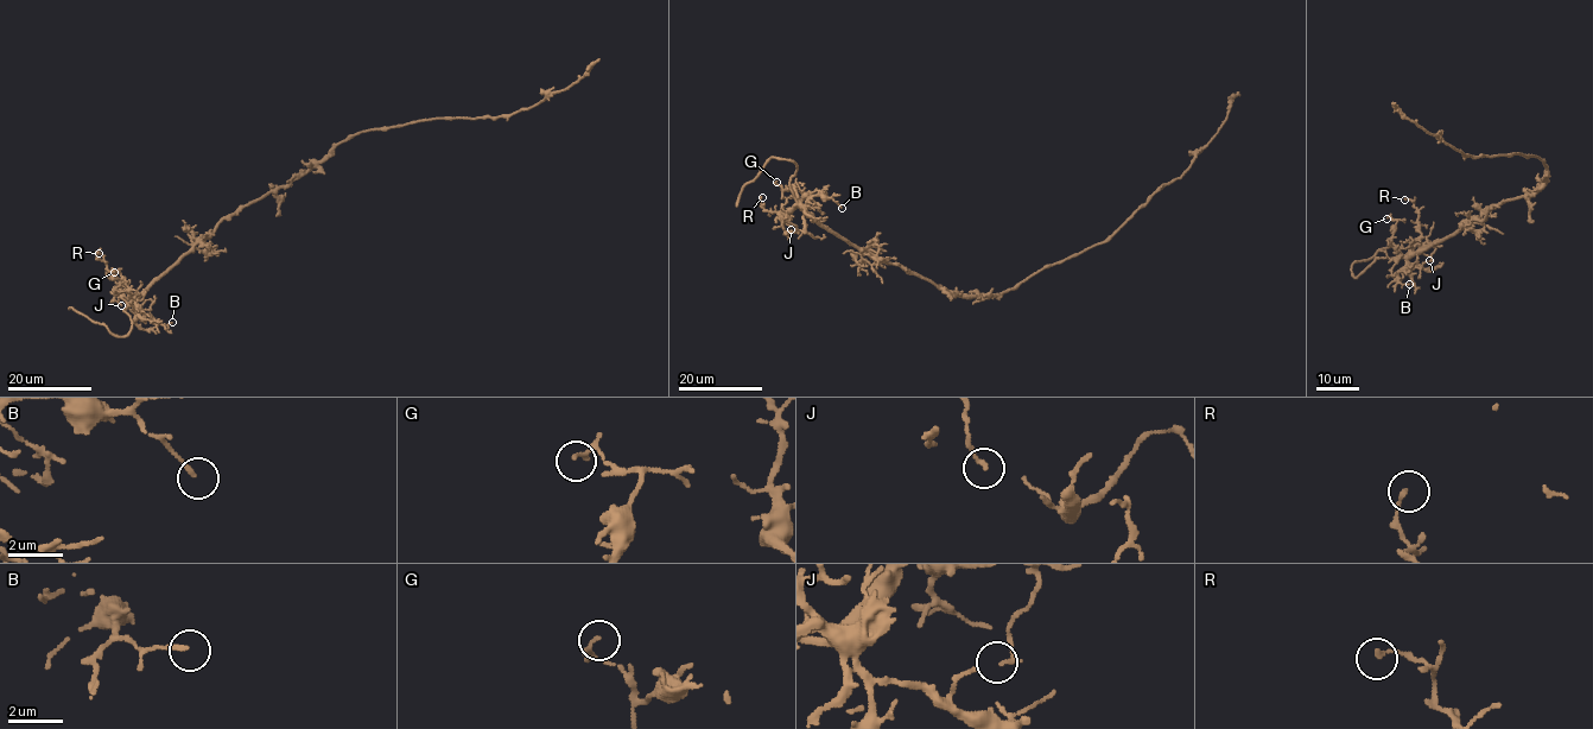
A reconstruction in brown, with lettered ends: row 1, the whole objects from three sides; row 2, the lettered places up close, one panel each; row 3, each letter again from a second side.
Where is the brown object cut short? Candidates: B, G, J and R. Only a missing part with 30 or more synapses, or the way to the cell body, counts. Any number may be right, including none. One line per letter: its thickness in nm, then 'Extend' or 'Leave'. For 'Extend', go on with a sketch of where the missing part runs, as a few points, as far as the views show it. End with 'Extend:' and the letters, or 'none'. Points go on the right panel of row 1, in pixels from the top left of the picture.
B: Thickness 160 nm. Leave
G: Thickness 110 nm. Leave
J: Thickness 170 nm. Leave
R: Thickness 160 nm. Leave
Extend: none

